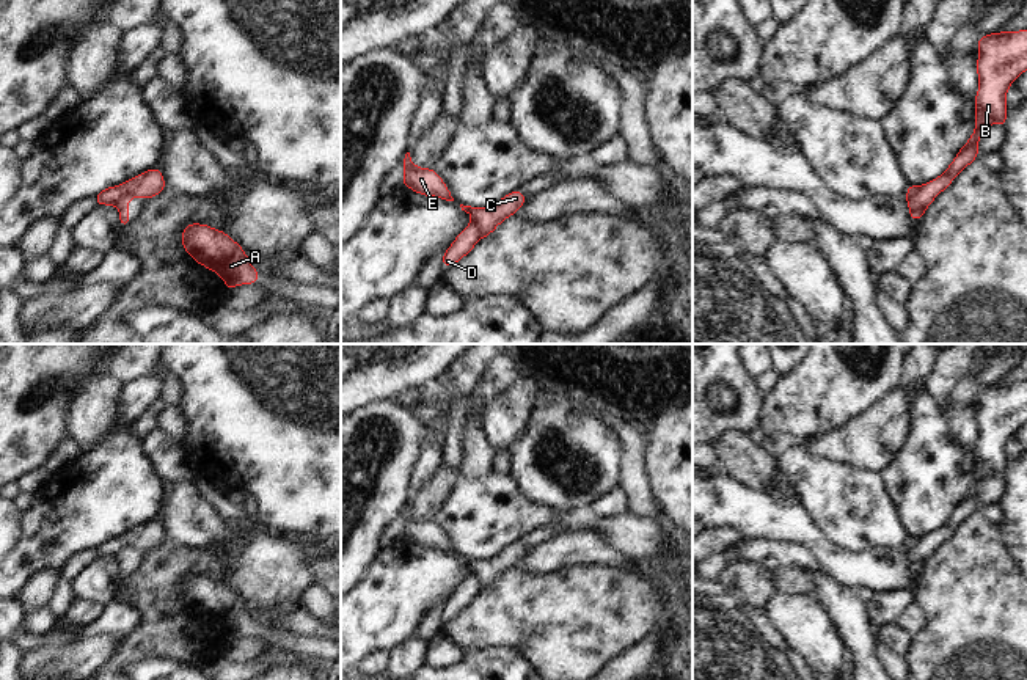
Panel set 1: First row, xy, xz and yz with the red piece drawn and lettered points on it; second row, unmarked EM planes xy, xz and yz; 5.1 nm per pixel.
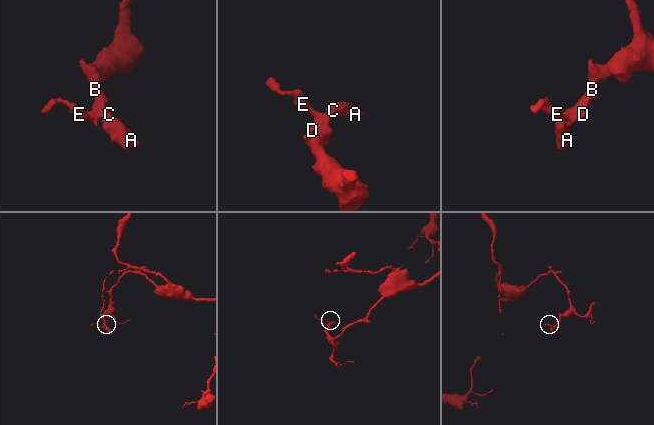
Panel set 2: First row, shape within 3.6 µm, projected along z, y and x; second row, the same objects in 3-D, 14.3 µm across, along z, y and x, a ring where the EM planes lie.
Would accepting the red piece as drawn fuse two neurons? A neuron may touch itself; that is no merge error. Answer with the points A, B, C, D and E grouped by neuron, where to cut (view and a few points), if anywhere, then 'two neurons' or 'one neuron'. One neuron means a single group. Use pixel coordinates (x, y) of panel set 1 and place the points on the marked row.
A B C D E | no cut | one neuron

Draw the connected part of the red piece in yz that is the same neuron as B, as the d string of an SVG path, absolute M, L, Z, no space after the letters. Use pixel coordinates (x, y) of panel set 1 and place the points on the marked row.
M1027 30L983 35L978 38L977 49L980 57L975 61L975 71L980 83L974 97L974 132L941 176L920 187L908 184L906 204L914 223L925 215L934 198L978 159L978 143L985 127L988 124L1007 126L1007 91L1027 71Z

